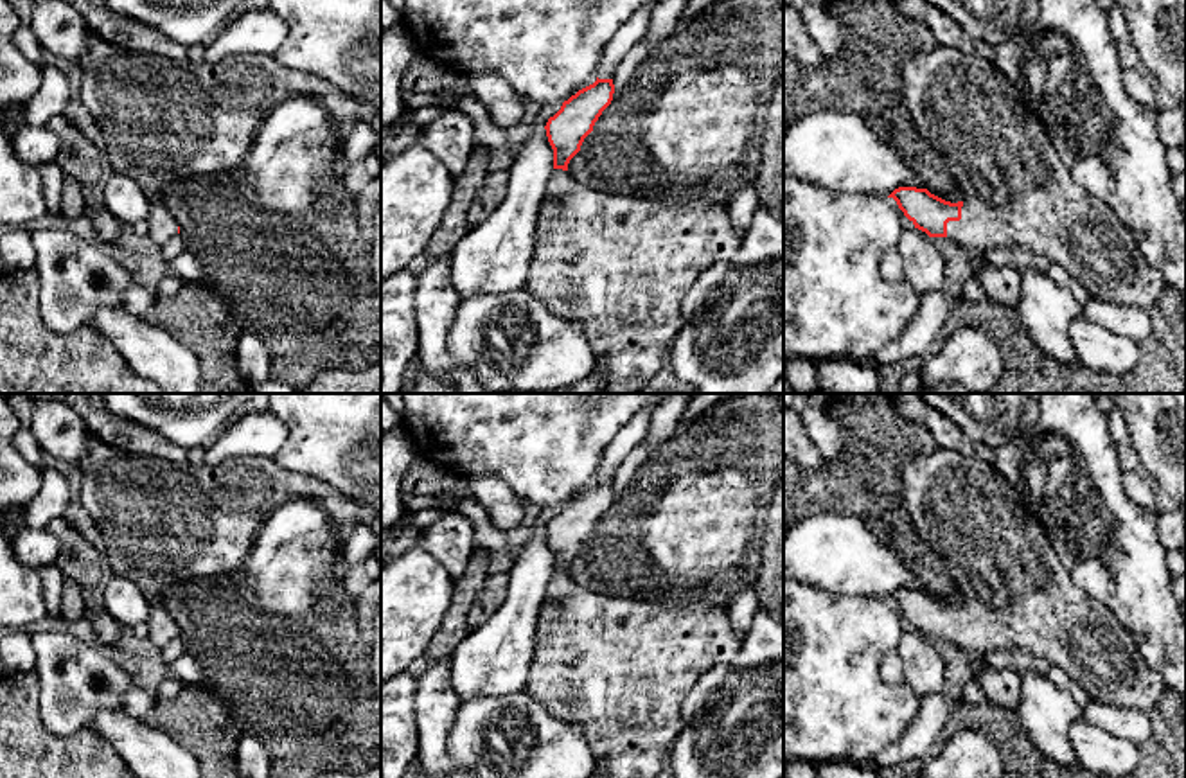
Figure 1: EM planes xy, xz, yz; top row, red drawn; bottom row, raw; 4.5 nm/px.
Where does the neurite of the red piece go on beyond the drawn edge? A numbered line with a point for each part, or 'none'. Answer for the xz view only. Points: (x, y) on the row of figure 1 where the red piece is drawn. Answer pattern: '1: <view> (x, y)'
1: xz (620, 266)

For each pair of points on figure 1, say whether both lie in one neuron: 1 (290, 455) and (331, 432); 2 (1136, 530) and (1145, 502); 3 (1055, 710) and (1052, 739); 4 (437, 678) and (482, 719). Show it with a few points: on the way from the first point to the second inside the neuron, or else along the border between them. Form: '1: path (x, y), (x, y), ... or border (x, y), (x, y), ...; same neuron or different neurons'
1: path (300, 453), (320, 442); same neuron
2: border (1120, 473), (1124, 491), (1154, 514); different neurons
3: path (1052, 717), (1052, 732); same neuron
4: border (464, 701), (455, 716), (448, 741); different neurons

